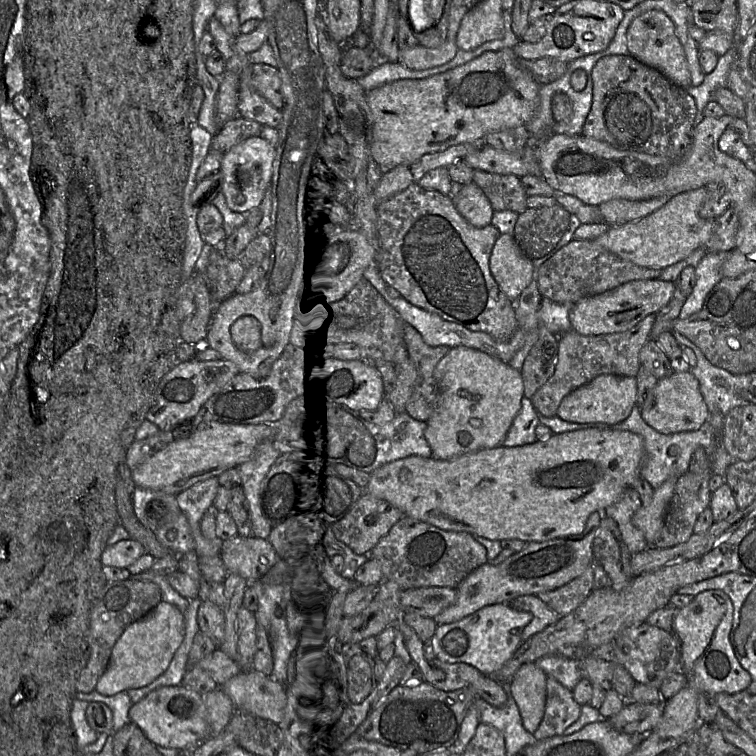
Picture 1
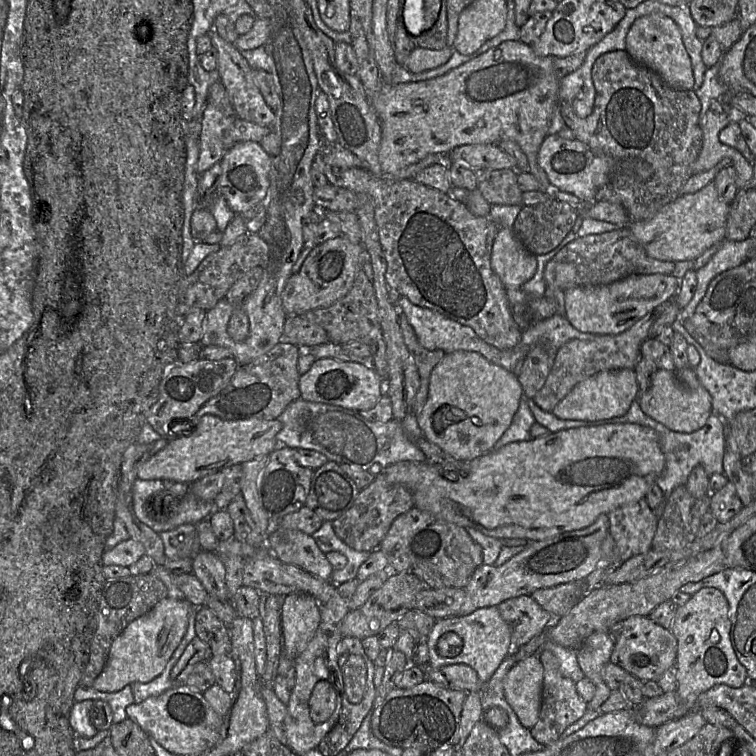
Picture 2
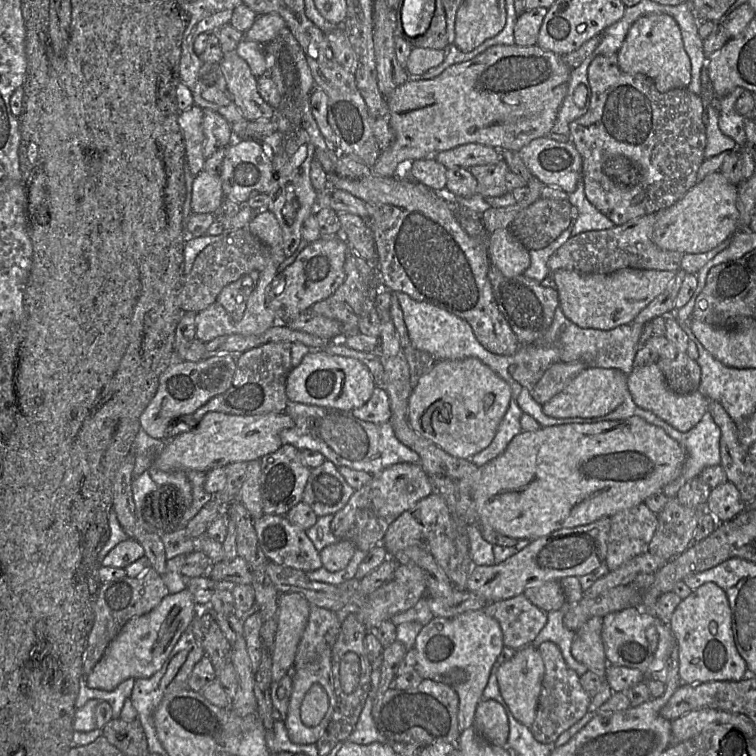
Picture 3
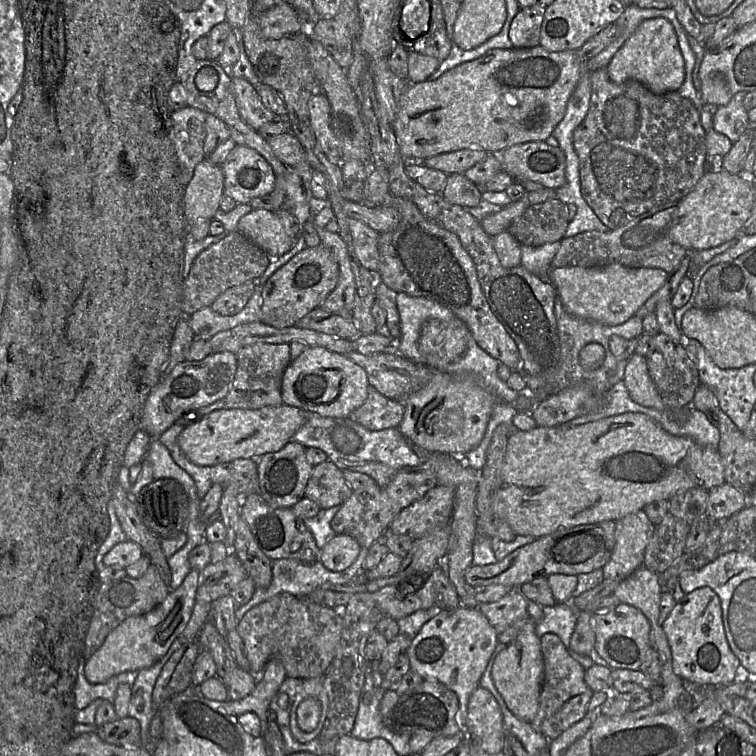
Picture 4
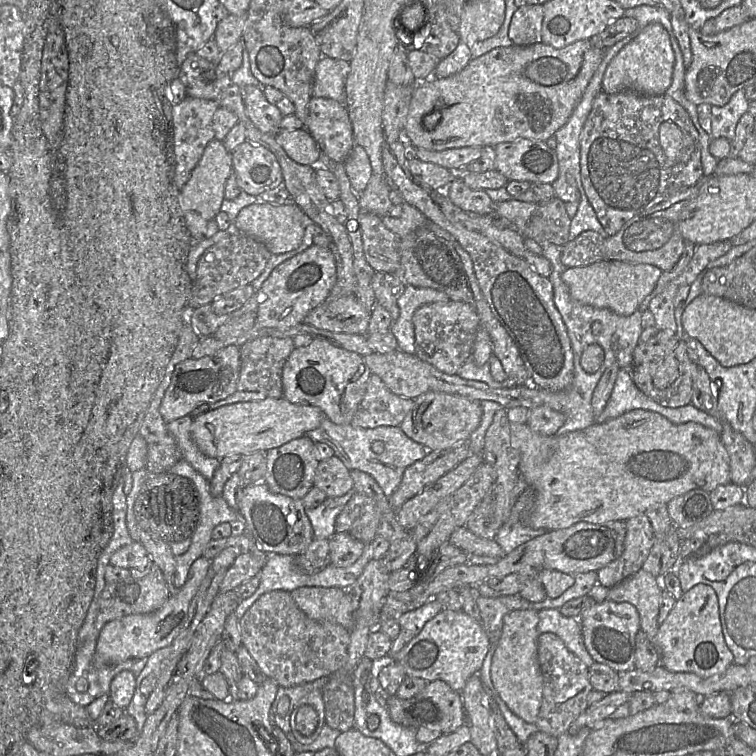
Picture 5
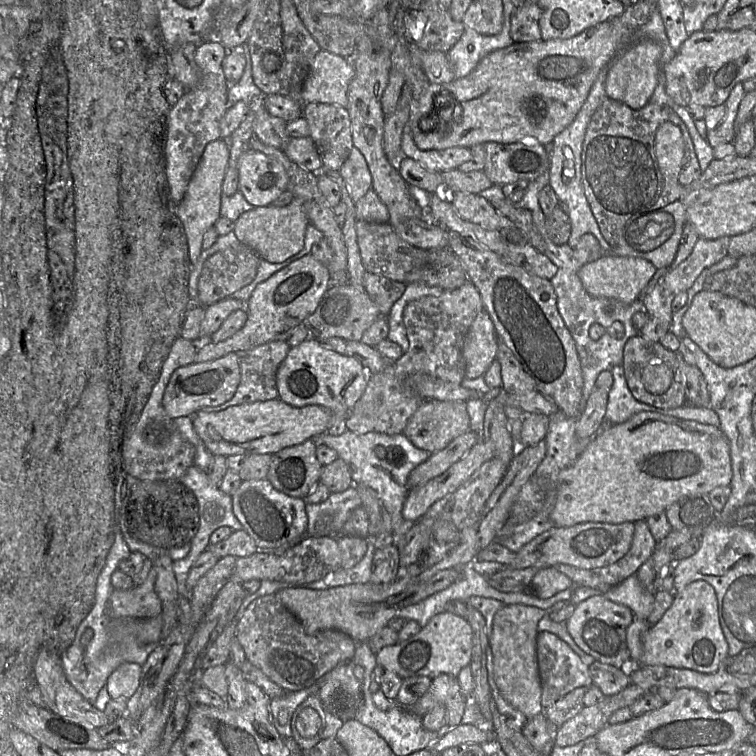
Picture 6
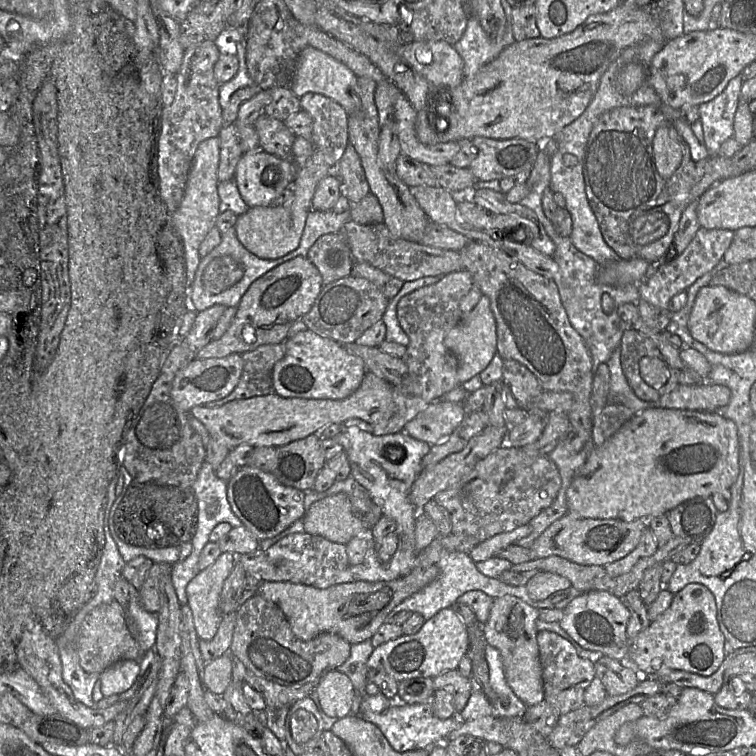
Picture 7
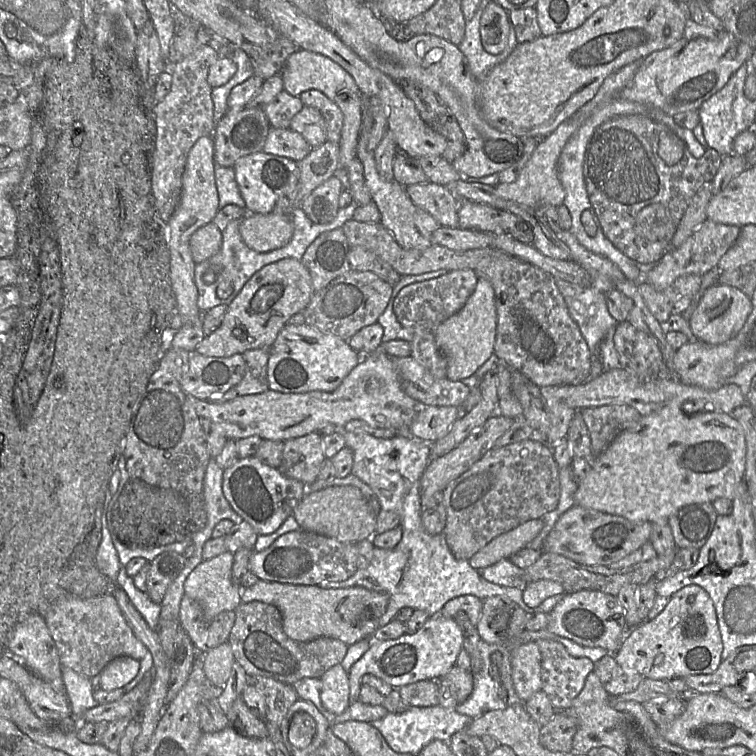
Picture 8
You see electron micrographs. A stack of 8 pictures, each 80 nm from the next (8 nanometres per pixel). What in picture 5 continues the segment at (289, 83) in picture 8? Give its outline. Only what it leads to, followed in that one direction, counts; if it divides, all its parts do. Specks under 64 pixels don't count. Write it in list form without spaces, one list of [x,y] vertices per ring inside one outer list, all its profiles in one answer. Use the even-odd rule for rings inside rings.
[[[322,56],[315,69],[312,97],[343,102],[350,63]]]

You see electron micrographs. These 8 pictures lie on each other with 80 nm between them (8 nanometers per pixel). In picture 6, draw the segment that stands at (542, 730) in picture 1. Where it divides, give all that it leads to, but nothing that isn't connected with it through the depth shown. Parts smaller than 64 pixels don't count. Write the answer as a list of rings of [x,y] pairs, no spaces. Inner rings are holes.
[[[549,631],[538,632],[537,658],[542,686],[542,713],[560,727],[585,706],[584,695],[592,685],[589,666],[564,640]]]

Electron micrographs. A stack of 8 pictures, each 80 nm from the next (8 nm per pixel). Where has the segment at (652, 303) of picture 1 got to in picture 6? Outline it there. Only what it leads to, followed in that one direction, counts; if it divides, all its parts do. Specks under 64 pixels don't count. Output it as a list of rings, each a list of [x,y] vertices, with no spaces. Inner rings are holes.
[[[605,255],[585,263],[578,271],[579,279],[588,294],[595,297],[613,298],[629,304],[639,298],[657,268],[643,258]]]

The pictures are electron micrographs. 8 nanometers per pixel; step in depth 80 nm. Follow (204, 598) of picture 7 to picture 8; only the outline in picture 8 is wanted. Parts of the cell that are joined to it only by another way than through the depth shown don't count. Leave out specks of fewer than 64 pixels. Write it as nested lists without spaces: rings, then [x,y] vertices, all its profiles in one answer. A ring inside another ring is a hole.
[[[224,553],[202,561],[184,583],[184,594],[198,603],[205,621],[224,611],[234,611],[242,602],[242,588],[232,581],[234,554]]]

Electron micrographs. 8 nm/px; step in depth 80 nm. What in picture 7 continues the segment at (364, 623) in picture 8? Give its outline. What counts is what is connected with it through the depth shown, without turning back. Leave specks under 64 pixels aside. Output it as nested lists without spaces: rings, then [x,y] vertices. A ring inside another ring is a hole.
[[[433,565],[423,570],[413,568],[406,576],[390,581],[357,581],[325,589],[287,581],[262,581],[257,587],[257,595],[280,607],[299,639],[308,641],[321,633],[331,632],[352,645],[371,639],[398,604],[430,584],[438,575],[439,567]]]

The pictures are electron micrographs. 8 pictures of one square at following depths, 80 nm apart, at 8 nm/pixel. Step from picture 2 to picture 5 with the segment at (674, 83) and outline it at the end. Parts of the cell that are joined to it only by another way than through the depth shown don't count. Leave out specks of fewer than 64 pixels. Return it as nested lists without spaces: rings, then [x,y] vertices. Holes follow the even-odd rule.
[[[659,23],[648,24],[609,62],[602,90],[609,94],[630,90],[646,96],[662,95],[671,85],[674,62],[675,54],[667,30]]]

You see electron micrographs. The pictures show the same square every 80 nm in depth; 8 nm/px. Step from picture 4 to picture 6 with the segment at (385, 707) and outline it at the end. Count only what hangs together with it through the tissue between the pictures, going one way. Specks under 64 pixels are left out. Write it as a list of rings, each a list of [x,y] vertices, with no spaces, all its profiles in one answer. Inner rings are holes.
[[[440,674],[432,679],[429,689],[416,702],[403,706],[423,718],[433,707],[441,704],[446,709],[447,728],[462,723],[468,696],[462,691],[457,677]]]

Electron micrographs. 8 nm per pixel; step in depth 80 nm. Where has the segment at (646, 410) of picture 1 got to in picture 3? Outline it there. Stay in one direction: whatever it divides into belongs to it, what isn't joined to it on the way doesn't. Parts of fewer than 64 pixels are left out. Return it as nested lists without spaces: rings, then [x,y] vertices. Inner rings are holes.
[[[656,363],[634,367],[628,375],[627,384],[634,402],[640,408],[654,413],[680,432],[692,429],[708,411],[709,399],[701,392],[695,391],[691,394],[680,395],[671,391],[666,384],[664,374]]]

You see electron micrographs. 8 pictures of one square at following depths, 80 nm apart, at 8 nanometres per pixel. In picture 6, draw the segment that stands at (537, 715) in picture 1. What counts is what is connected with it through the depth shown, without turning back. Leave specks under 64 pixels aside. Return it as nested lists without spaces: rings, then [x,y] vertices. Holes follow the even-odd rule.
[[[505,604],[494,615],[489,645],[494,658],[494,680],[503,697],[528,718],[542,713],[538,669],[538,622],[545,610],[524,604]]]

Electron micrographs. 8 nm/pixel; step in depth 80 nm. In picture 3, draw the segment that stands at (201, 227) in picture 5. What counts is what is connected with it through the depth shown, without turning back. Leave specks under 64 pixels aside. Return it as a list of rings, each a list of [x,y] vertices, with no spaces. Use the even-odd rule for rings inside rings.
[[[202,170],[193,181],[191,194],[192,213],[214,214],[222,206],[224,192],[220,174]]]

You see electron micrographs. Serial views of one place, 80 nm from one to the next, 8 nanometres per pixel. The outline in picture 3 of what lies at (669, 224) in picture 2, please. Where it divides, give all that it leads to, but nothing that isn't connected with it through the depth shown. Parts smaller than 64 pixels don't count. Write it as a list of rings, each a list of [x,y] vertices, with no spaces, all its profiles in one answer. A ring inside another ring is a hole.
[[[720,170],[708,174],[675,204],[659,211],[660,217],[654,225],[653,241],[661,249],[679,251],[683,254],[704,253],[715,248],[739,229],[737,197],[738,186],[732,184]]]

